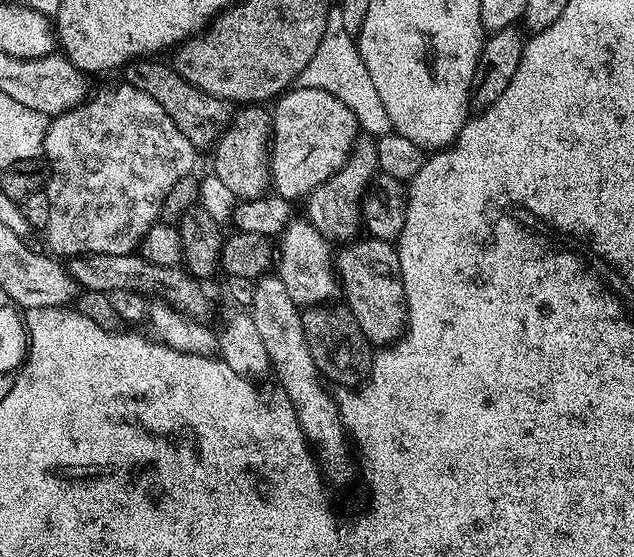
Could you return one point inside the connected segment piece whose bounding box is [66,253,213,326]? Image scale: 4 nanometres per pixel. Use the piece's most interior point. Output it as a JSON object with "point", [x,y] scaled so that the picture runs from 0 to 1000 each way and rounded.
{"point":[151,488]}

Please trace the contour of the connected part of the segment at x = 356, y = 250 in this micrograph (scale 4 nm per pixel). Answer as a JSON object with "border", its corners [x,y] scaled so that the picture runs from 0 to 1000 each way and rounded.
{"border":[[[573,427],[550,445],[535,447],[527,472],[533,487],[533,501],[539,512],[541,530],[549,530],[546,551],[555,569],[565,578],[571,600],[577,600],[580,616],[588,621],[618,621],[639,601],[647,580],[647,540],[637,526],[637,508],[631,490],[631,472],[623,443],[609,431]]]}

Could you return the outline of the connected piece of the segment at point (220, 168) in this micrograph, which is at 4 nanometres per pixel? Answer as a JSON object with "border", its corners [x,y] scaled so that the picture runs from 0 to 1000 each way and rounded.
{"border":[[[385,190],[371,203],[353,246],[341,259],[333,307],[372,352],[374,361],[401,359],[424,343],[429,320],[426,246],[429,201],[416,190]]]}

